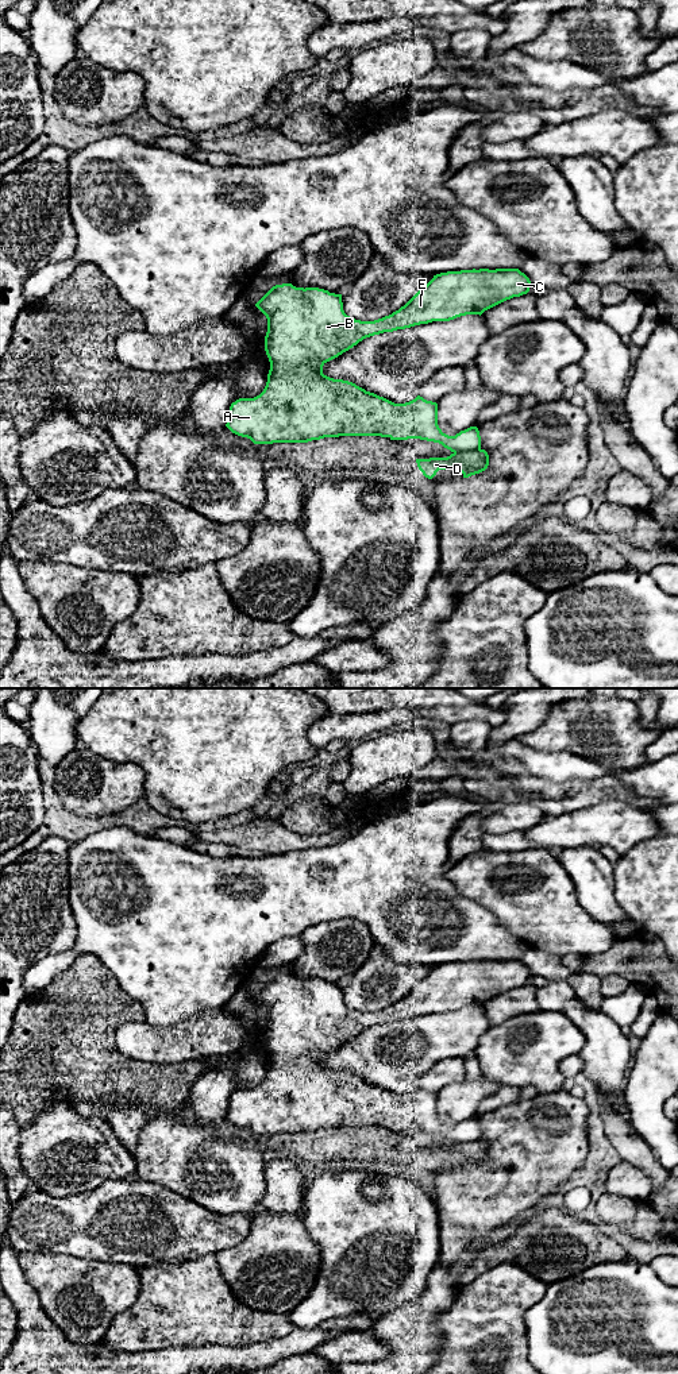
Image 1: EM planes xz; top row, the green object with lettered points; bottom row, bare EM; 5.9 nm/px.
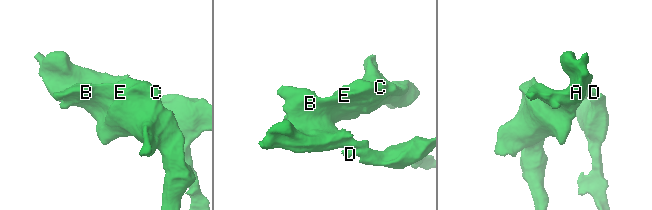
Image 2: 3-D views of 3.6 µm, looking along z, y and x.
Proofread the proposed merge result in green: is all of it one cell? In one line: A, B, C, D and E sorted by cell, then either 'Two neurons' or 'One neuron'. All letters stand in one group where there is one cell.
Groups: A B C E / D. Two neurons

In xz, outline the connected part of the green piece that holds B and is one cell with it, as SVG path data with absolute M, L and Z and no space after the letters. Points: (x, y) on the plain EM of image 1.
M479 960L447 962L434 969L420 980L404 997L389 1007L374 1012L351 1010L343 1001L342 985L319 979L296 979L292 974L273 977L255 997L267 1010L265 1042L270 1053L267 1073L263 1082L254 1089L239 1089L230 1097L226 1118L235 1126L250 1130L254 1135L308 1134L324 1128L339 1127L381 1127L390 1131L420 1130L442 1135L451 1143L467 1143L481 1139L477 1118L461 1122L455 1127L442 1123L438 1116L438 1095L417 1087L405 1095L394 1095L374 1084L366 1082L353 1073L334 1070L323 1065L323 1057L348 1042L366 1028L384 1023L405 1020L432 1012L450 1012L466 1006L482 1006L485 1001L513 988L529 983L531 972L519 960Z

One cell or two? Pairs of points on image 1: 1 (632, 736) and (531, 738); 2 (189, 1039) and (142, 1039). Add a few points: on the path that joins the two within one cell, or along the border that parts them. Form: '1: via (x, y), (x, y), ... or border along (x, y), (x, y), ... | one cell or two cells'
1: via (607, 729), (566, 728), (557, 733) | one cell
2: via (177, 1039), (154, 1039) | one cell

